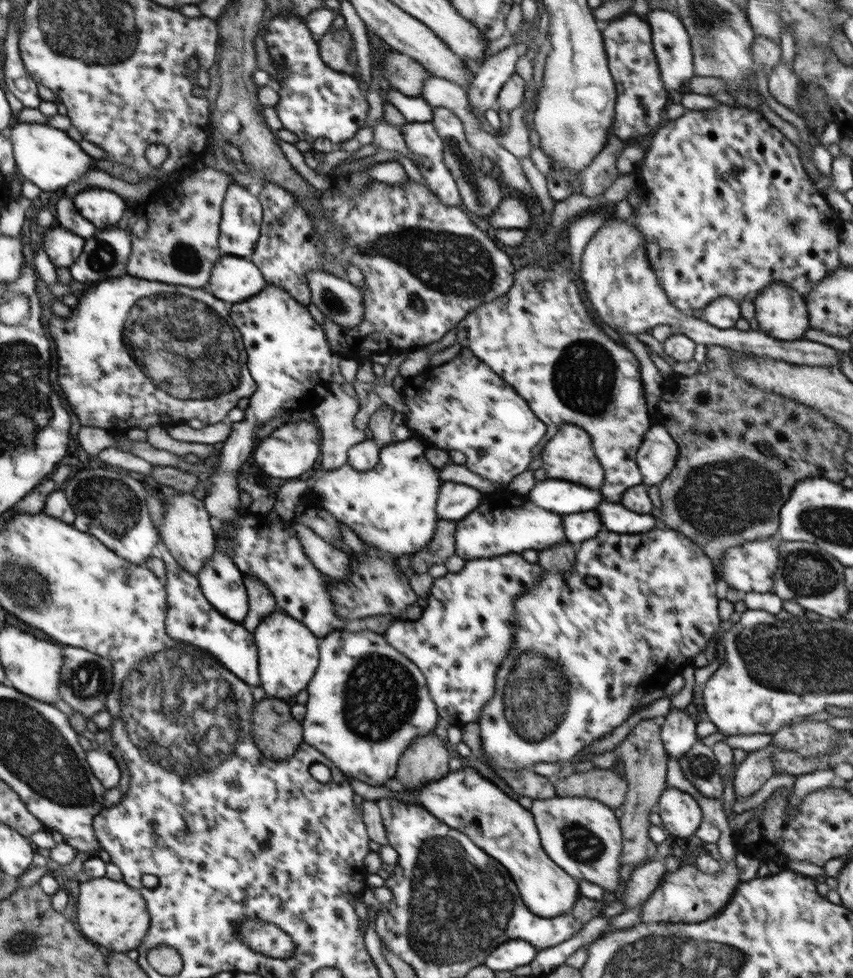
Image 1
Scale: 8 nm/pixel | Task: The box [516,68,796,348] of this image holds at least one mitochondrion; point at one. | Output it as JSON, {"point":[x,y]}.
{"point":[666,250]}

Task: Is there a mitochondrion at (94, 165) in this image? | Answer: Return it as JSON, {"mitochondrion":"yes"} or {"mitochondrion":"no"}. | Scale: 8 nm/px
{"mitochondrion":"no"}

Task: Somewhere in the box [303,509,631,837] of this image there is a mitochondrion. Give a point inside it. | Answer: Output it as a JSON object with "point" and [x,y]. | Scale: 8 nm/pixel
{"point":[381,695]}

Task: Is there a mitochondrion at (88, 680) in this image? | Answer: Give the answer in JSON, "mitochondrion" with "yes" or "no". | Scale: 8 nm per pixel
{"mitochondrion":"yes"}

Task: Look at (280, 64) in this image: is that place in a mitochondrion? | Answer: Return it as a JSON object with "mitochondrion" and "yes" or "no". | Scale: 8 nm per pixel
{"mitochondrion":"no"}

